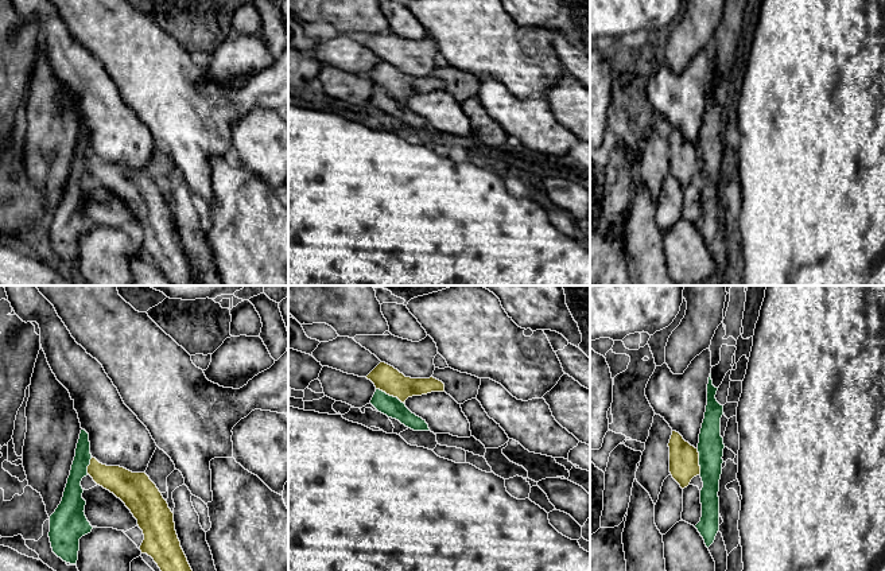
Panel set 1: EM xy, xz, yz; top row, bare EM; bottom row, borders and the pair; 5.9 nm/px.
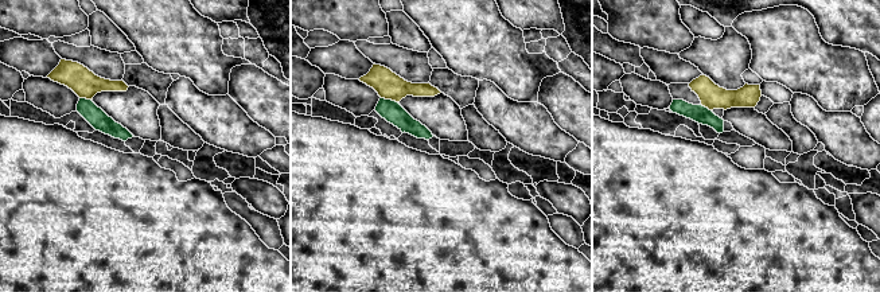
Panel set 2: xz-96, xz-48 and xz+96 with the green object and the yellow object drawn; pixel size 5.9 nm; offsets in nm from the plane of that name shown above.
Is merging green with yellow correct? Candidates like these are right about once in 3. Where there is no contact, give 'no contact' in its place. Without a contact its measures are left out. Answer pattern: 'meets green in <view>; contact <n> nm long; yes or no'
meets green in xz; contact 190 nm long; no

